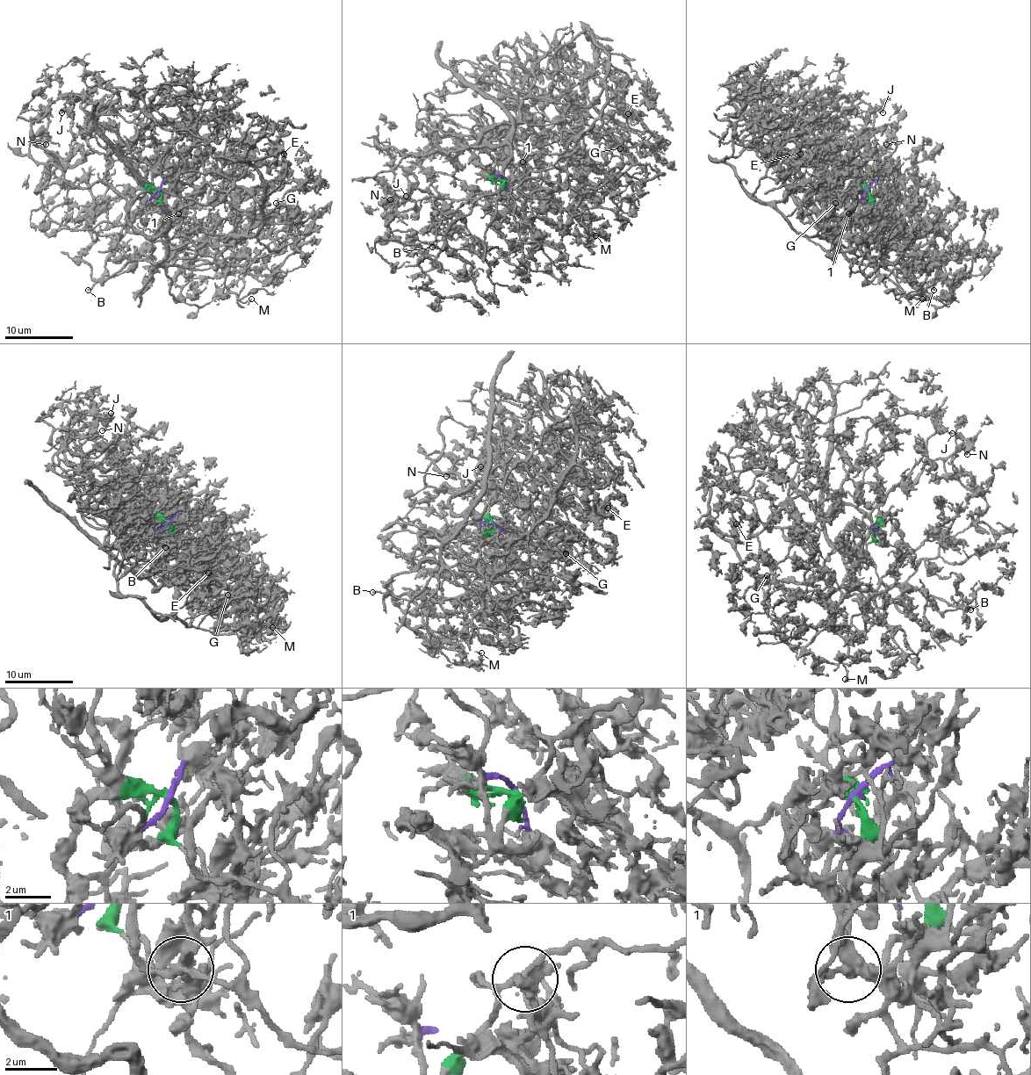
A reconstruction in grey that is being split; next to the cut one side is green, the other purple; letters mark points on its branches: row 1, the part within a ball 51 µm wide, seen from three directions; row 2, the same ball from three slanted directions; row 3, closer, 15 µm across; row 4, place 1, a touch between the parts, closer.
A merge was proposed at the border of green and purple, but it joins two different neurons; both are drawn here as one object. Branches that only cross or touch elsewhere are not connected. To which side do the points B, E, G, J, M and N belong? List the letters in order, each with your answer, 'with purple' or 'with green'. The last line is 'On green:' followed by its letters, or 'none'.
B: with purple
E: with green
G: with green
J: with purple
M: with purple
N: with purple
On green: E, G

